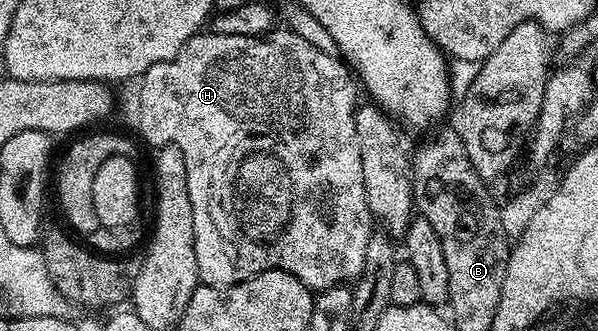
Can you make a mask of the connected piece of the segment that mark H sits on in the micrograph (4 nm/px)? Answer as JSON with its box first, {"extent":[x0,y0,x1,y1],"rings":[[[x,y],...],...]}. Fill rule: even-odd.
{"extent":[137,30,375,293],"rings":[[[270,30],[263,36],[215,36],[212,34],[198,34],[192,36],[184,46],[175,54],[175,58],[159,62],[145,71],[144,76],[140,77],[139,84],[141,89],[137,92],[137,128],[141,131],[140,139],[153,144],[154,149],[164,148],[167,144],[173,144],[183,154],[183,162],[187,166],[187,194],[191,198],[191,214],[193,215],[193,237],[195,238],[195,262],[197,263],[197,278],[201,284],[211,284],[214,286],[228,286],[238,284],[244,280],[250,280],[253,276],[258,276],[260,272],[266,272],[272,268],[278,268],[284,272],[295,274],[299,282],[303,282],[314,293],[322,292],[325,288],[336,288],[338,286],[348,285],[356,281],[363,270],[363,258],[367,254],[367,242],[372,238],[375,231],[375,221],[373,213],[369,211],[367,194],[363,186],[363,162],[359,158],[359,142],[355,138],[355,114],[359,107],[357,92],[359,93],[359,84],[355,79],[354,73],[344,60],[331,54],[325,54],[322,50],[316,49],[310,43],[288,30]]]}

